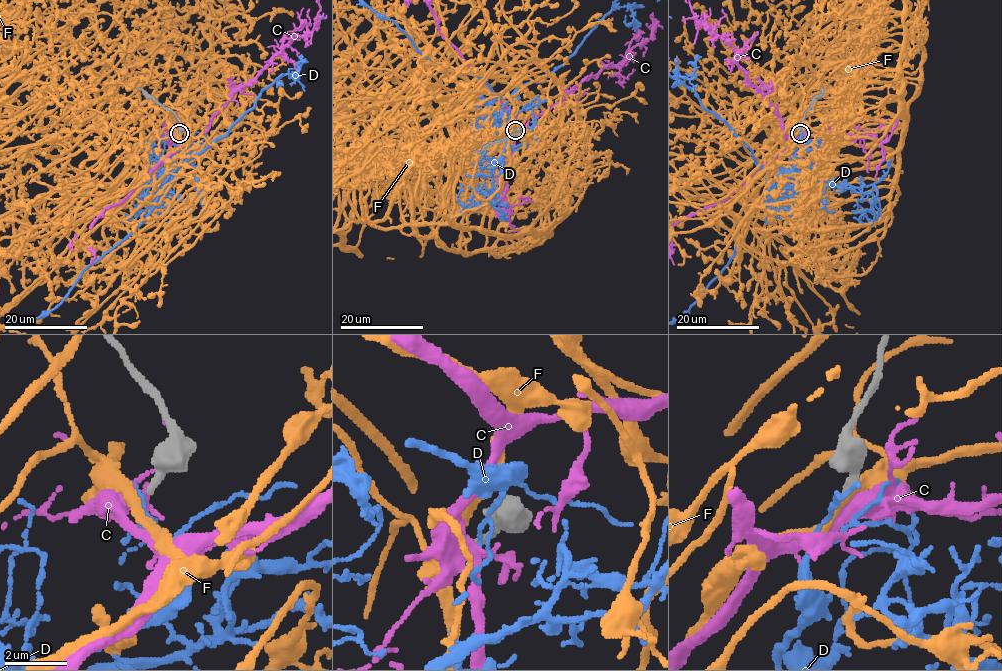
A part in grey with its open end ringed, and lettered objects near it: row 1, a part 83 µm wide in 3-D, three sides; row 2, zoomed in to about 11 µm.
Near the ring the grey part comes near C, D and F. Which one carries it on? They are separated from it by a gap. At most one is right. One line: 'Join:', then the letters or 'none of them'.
Join: none of them

